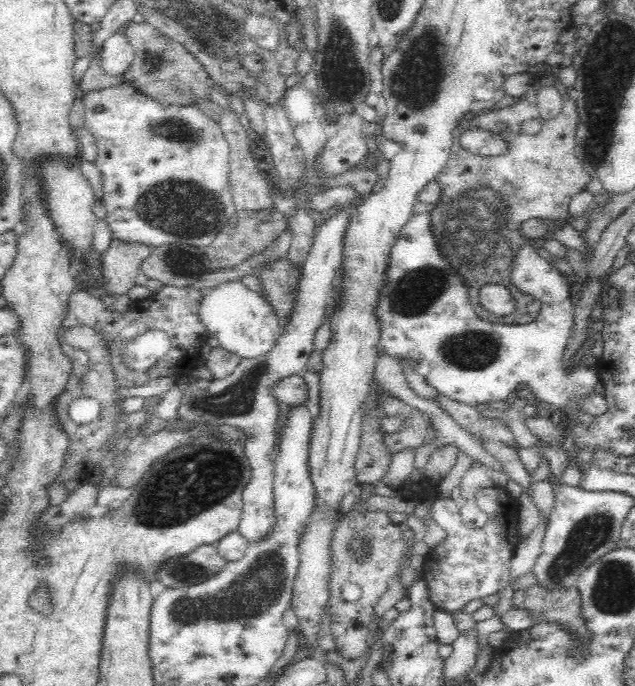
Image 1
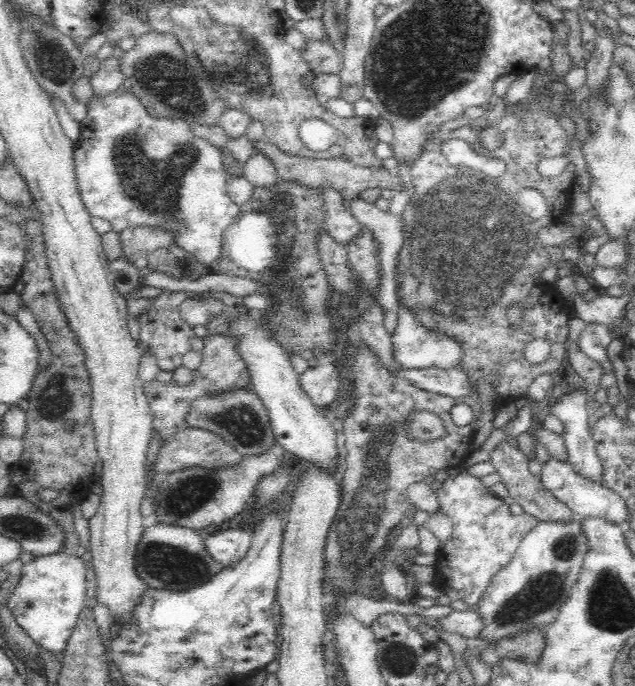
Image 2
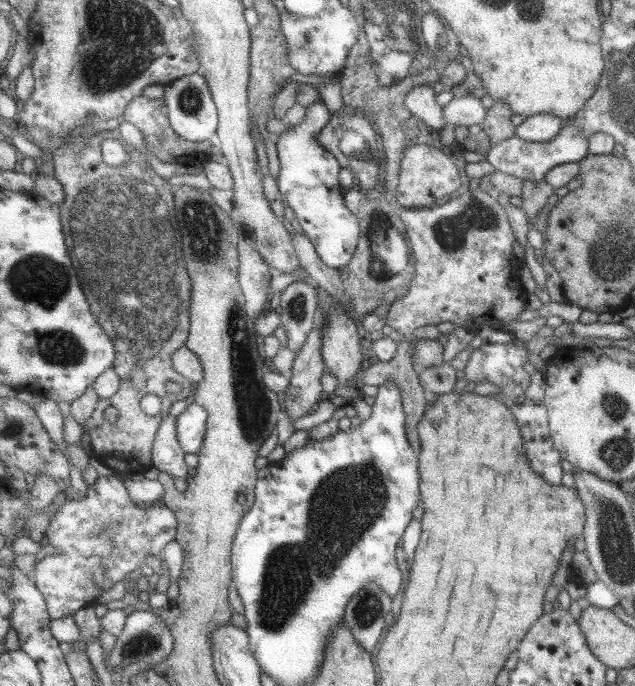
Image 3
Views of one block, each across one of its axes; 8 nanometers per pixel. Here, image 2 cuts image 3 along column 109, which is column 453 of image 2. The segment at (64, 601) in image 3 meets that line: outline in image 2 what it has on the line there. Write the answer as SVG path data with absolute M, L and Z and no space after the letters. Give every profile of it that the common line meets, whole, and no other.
M466 466L456 476L449 476L443 485L435 488L439 509L453 523L452 536L438 550L434 562L434 582L441 588L458 592L462 602L478 604L494 576L517 552L522 539L534 530L537 518L528 513L511 514L509 506L492 495L478 477L471 476Z

